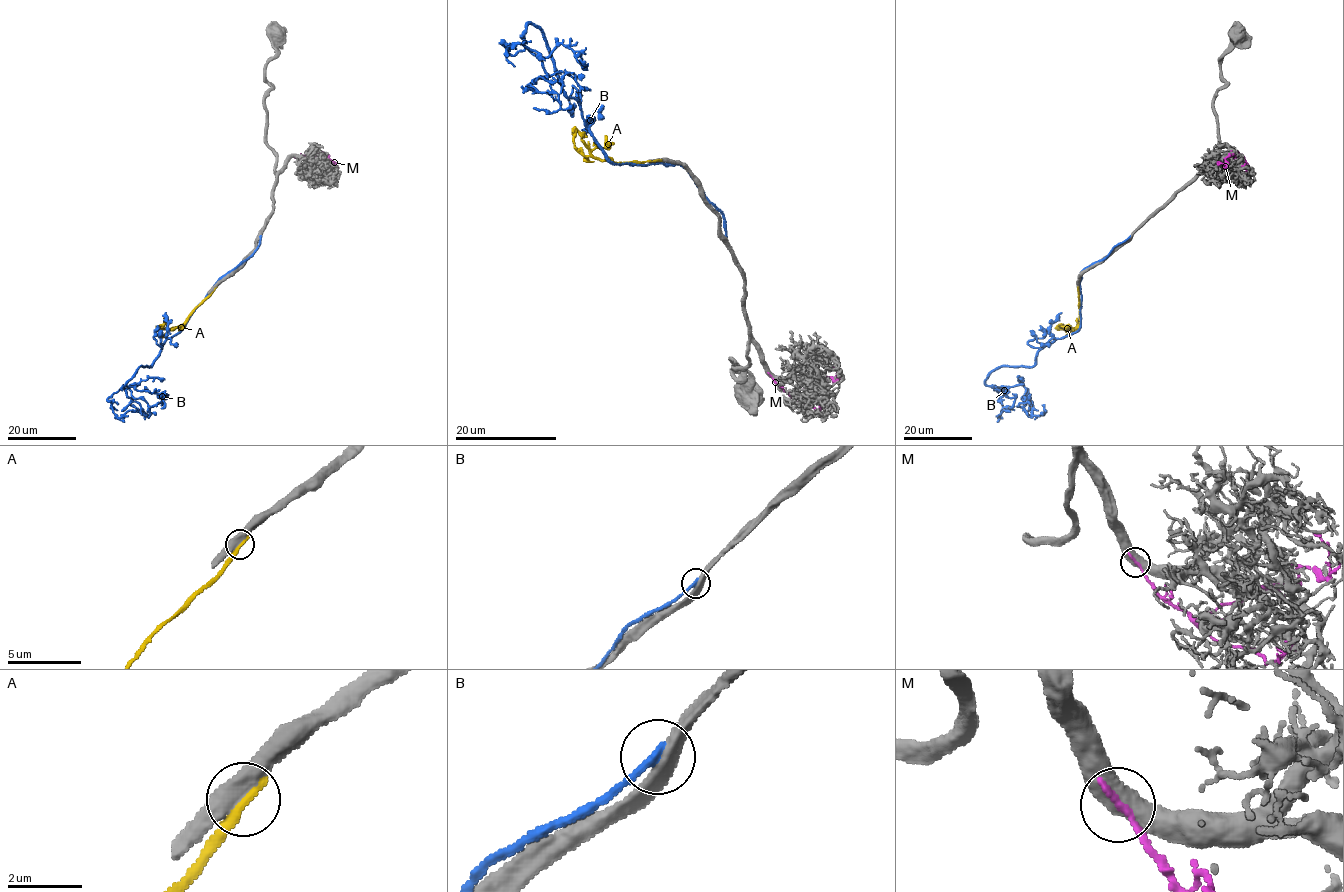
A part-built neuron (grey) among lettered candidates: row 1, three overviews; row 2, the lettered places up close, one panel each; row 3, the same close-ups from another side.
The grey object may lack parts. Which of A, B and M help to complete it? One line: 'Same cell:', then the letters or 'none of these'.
Same cell: none of these

